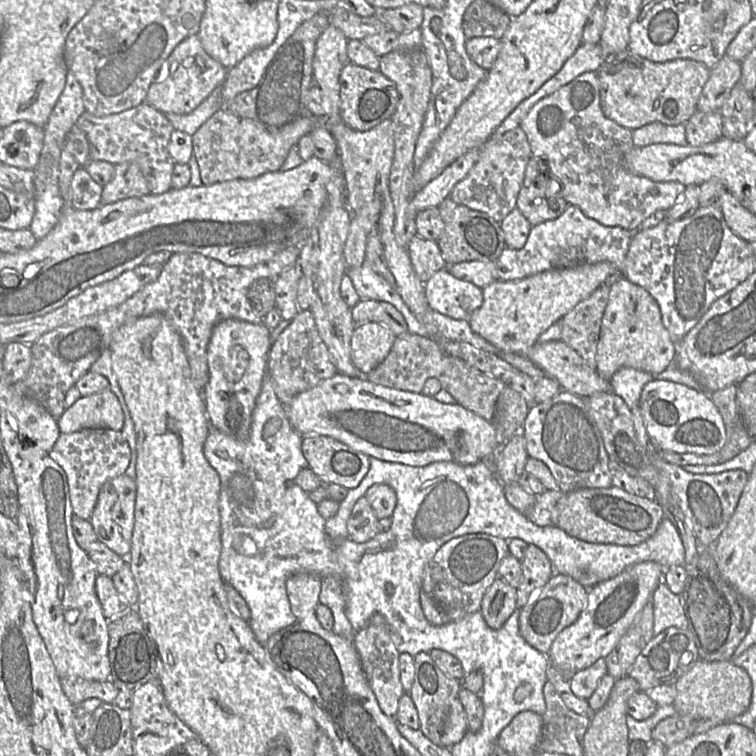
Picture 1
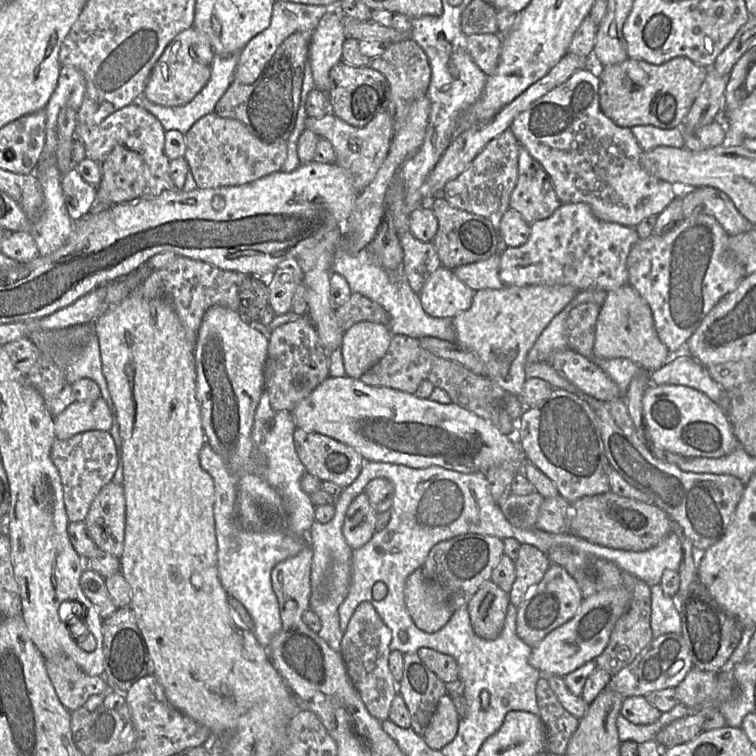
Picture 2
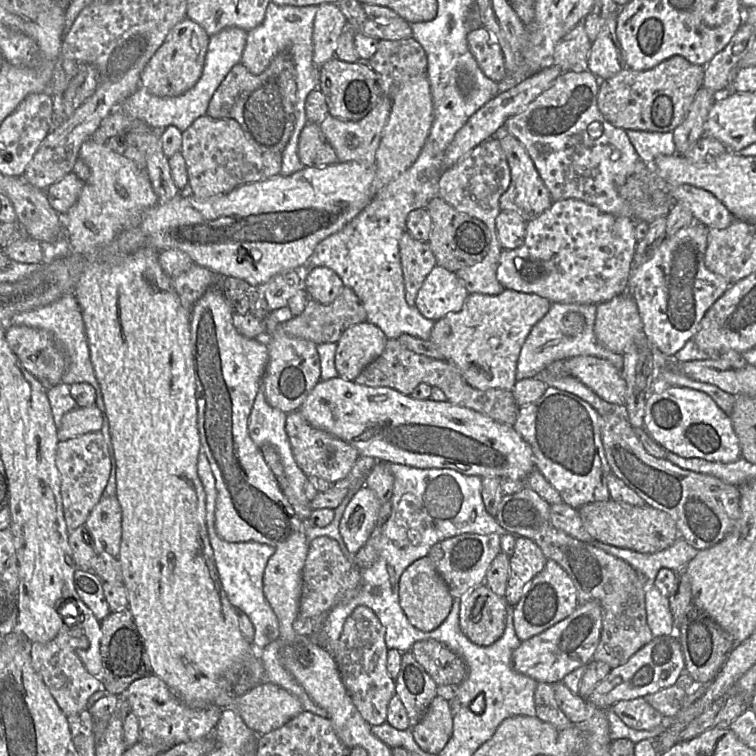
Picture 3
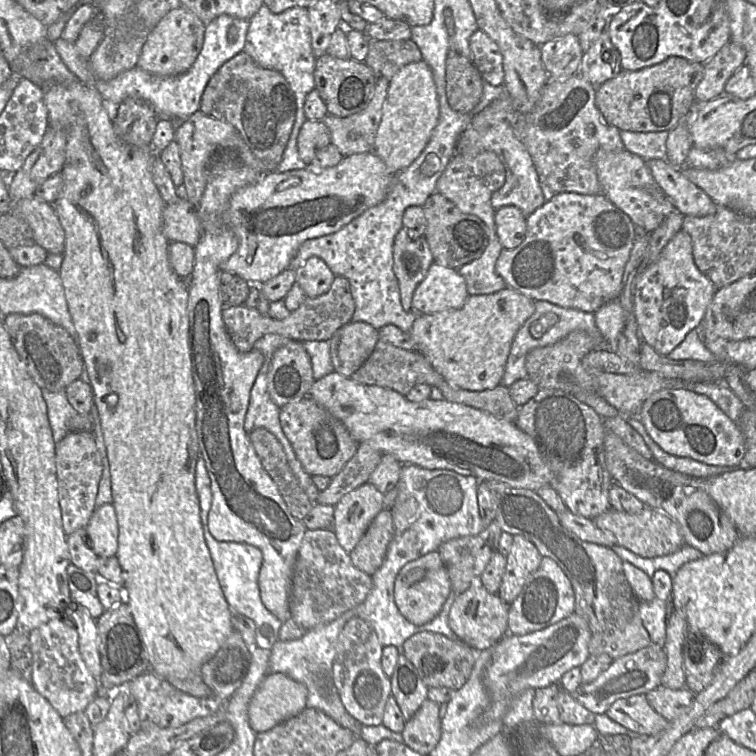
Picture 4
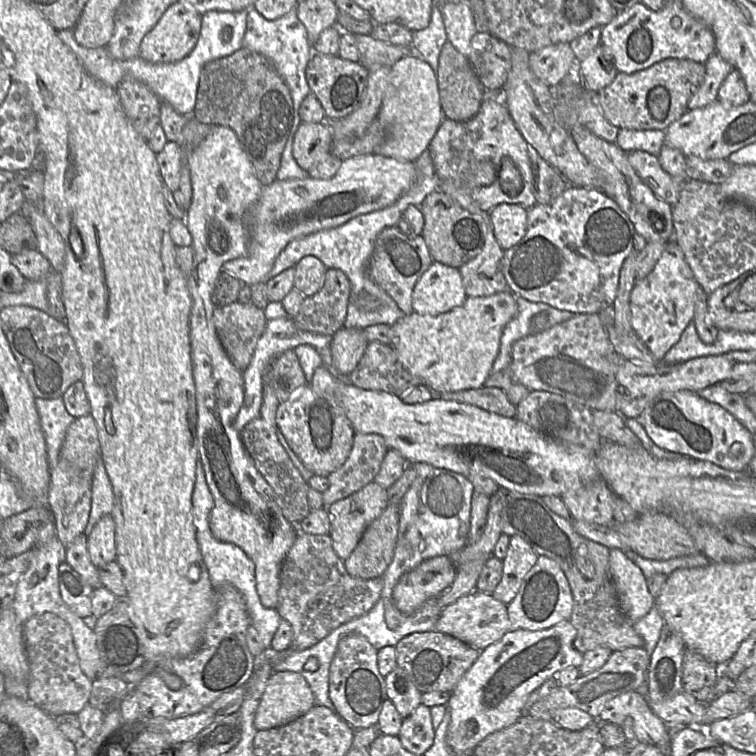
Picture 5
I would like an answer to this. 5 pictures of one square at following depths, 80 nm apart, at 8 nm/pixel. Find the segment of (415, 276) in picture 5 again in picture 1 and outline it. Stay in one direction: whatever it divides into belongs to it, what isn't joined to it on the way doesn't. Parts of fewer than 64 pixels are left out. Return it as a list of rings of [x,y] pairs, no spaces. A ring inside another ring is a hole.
[[[415,235],[407,246],[412,267],[425,284],[437,271],[446,268],[437,241],[426,240]]]

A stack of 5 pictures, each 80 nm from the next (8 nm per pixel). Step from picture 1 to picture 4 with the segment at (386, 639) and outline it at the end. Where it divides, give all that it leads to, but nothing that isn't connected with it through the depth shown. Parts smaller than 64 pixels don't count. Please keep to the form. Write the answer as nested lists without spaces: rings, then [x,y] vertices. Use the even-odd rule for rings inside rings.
[[[360,618],[350,619],[337,638],[331,682],[347,713],[362,726],[382,723],[384,707],[391,695],[390,678],[381,666],[382,649],[374,629]]]

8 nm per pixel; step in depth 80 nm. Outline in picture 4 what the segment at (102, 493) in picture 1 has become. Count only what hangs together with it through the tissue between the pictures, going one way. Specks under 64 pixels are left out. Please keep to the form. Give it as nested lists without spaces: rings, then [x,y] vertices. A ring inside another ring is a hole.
[[[113,504],[96,508],[85,528],[89,546],[99,558],[116,555],[119,529]]]

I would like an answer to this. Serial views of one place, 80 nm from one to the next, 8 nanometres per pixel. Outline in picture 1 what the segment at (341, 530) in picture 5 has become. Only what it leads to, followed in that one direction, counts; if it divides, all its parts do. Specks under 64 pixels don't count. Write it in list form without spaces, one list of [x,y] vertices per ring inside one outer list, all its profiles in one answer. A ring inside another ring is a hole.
[[[365,496],[357,500],[347,520],[348,538],[355,543],[365,543],[378,532],[378,520]]]

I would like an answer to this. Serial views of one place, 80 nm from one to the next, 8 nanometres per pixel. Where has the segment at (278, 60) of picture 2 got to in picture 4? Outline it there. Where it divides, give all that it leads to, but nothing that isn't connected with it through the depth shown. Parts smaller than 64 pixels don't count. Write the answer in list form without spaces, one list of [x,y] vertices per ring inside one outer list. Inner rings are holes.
[[[241,51],[210,78],[199,111],[234,126],[253,154],[265,164],[267,172],[271,172],[280,163],[292,132],[296,101],[288,81],[280,72],[261,67]]]

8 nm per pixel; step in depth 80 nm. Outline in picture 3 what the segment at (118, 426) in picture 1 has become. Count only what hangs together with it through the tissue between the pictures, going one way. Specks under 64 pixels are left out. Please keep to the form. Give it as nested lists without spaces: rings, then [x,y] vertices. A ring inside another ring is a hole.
[[[95,404],[77,407],[63,415],[57,427],[58,440],[65,441],[81,434],[100,431],[103,422],[103,413]]]

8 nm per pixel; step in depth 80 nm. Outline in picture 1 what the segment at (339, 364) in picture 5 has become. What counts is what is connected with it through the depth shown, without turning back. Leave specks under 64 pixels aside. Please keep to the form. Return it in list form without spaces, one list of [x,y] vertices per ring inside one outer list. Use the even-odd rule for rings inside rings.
[[[377,322],[356,325],[351,337],[351,358],[364,376],[385,360],[396,336]]]

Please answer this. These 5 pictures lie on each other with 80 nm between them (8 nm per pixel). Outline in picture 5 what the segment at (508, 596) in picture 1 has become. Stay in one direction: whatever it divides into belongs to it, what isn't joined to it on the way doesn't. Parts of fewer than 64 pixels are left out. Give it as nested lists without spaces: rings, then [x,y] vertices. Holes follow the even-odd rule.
[[[474,590],[442,609],[435,630],[482,651],[500,640],[511,628],[506,604],[495,599],[491,593]]]

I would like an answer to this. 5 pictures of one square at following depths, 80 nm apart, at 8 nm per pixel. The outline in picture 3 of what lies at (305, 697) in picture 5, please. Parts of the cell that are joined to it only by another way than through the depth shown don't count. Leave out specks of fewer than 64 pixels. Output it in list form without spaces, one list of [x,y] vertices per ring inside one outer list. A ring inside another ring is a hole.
[[[266,680],[234,698],[229,707],[235,708],[258,736],[281,727],[303,711],[295,695]]]

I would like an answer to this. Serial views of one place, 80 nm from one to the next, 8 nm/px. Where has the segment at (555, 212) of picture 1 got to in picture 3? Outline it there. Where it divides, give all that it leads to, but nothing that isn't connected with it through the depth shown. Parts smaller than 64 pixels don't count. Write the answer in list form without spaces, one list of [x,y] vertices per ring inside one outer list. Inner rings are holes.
[[[504,126],[495,137],[497,137],[500,142],[501,148],[507,158],[511,173],[510,185],[501,195],[499,206],[501,210],[515,211],[526,222],[529,222],[546,211],[552,205],[553,199],[541,179],[532,159],[521,142],[514,136],[505,132]]]

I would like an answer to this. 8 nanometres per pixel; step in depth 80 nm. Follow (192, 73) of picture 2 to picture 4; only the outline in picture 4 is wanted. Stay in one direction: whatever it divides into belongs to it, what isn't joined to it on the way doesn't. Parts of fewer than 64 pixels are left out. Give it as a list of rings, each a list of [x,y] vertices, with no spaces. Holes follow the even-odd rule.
[[[183,6],[171,10],[146,36],[137,67],[163,77],[178,76],[187,72],[201,51],[205,26],[193,12]]]

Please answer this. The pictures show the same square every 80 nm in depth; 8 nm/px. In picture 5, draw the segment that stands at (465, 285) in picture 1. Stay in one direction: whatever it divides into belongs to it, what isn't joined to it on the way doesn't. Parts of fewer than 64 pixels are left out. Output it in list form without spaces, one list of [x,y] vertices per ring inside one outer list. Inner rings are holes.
[[[433,261],[413,288],[412,309],[436,316],[461,306],[466,298],[459,269]]]

